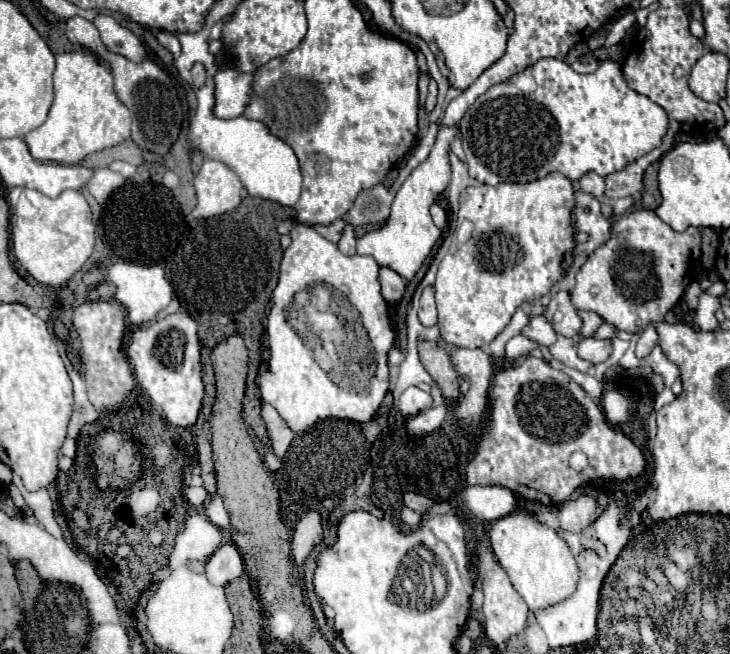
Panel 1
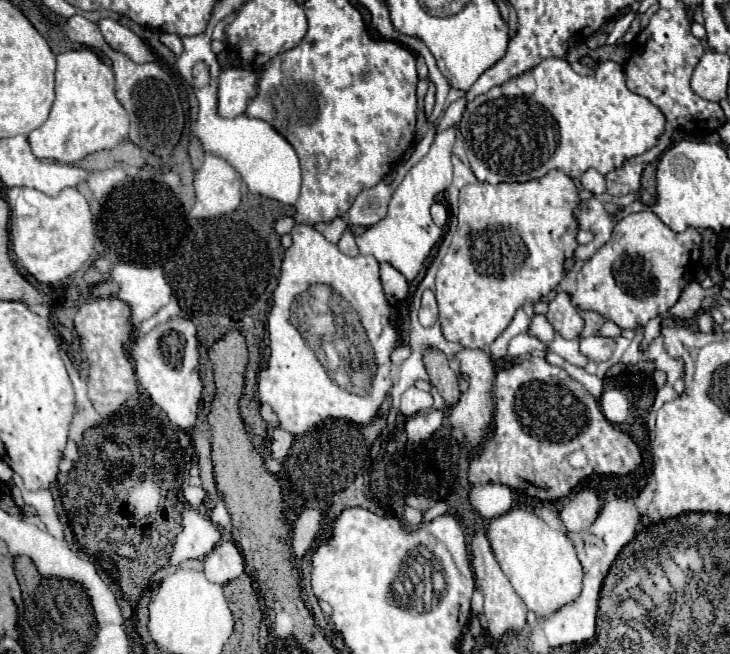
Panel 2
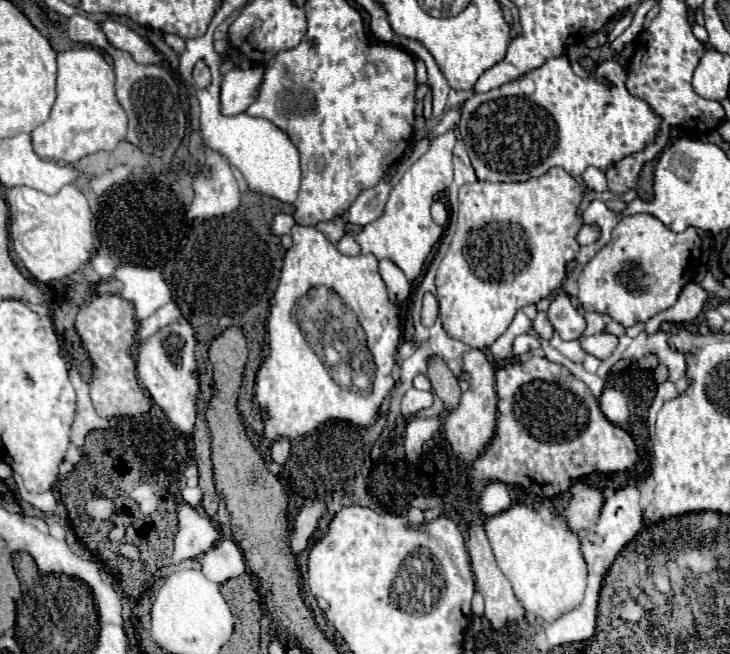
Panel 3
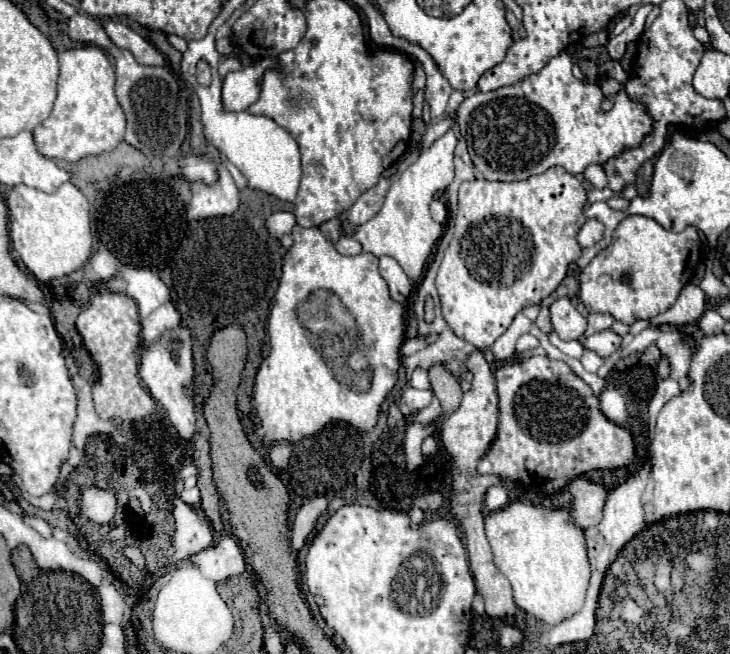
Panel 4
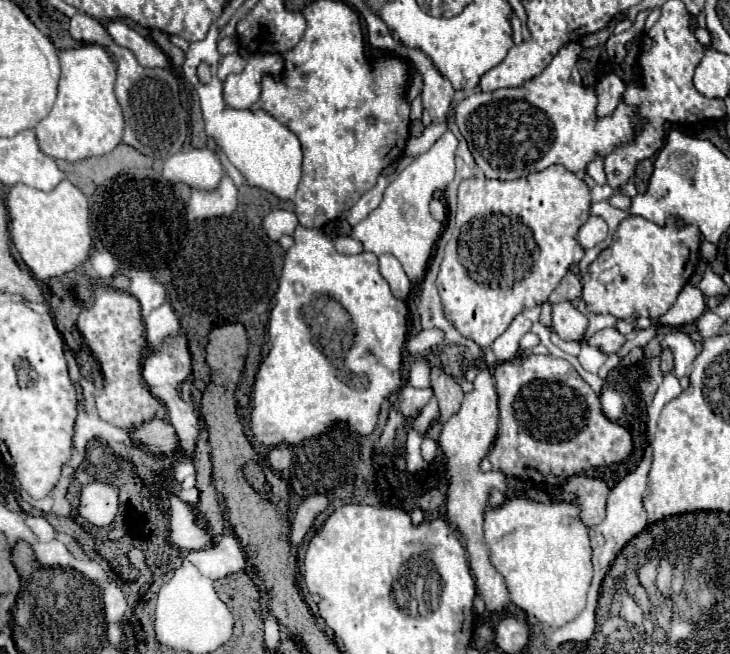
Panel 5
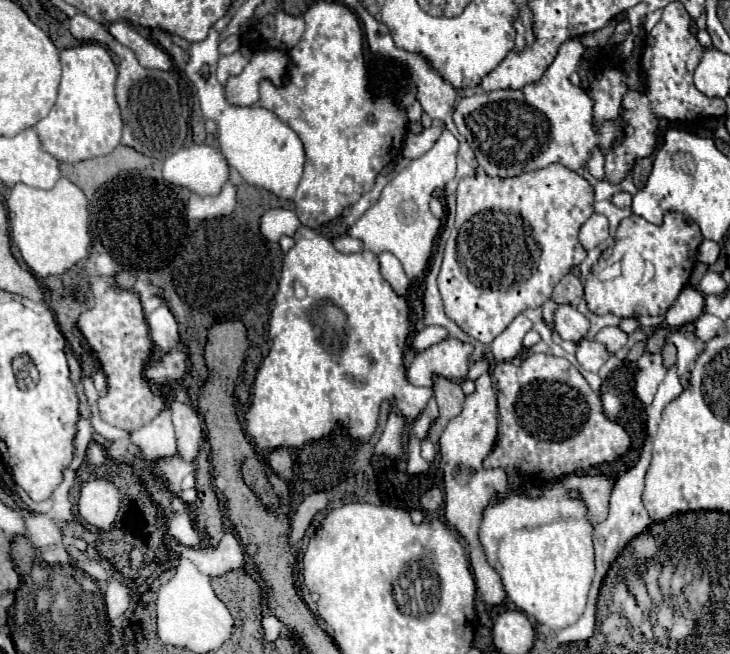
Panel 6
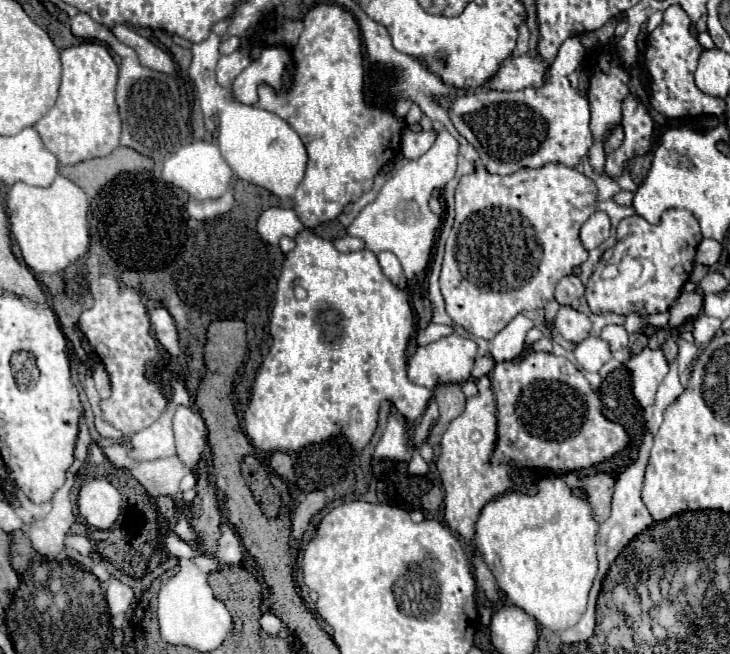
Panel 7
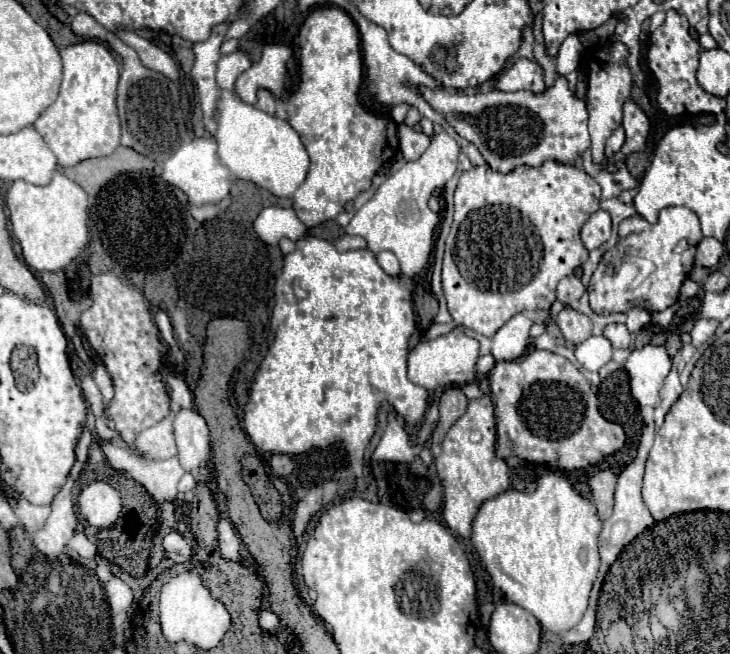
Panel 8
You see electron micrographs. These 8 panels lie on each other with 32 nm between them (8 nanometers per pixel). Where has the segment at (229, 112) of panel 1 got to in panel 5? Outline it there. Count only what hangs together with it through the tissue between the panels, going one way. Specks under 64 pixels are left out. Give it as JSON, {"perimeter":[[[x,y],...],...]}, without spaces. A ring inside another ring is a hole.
{"perimeter":[[[256,54],[248,60],[246,68],[238,74],[230,74],[224,80],[224,102],[230,108],[244,110],[250,108],[260,96],[260,80],[270,70],[278,76],[284,66],[280,54]]]}

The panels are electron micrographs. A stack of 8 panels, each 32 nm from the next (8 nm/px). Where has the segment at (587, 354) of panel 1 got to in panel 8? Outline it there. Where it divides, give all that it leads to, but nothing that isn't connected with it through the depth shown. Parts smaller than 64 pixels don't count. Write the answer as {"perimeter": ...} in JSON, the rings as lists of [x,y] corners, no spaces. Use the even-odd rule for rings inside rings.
{"perimeter":[[[610,324],[604,328],[604,338],[610,340],[612,348],[630,348],[632,346],[632,334],[624,324]]]}

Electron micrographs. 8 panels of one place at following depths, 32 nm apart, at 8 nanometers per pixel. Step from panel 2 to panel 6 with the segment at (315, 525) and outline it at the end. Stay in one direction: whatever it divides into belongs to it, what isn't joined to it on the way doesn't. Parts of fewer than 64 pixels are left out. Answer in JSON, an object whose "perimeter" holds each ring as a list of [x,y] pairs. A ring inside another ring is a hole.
{"perimeter":[[[316,492],[308,498],[304,498],[304,502],[298,506],[294,520],[292,520],[292,532],[290,532],[290,540],[292,542],[300,542],[302,536],[306,534],[312,518],[322,512],[328,506],[328,496],[324,492]]]}

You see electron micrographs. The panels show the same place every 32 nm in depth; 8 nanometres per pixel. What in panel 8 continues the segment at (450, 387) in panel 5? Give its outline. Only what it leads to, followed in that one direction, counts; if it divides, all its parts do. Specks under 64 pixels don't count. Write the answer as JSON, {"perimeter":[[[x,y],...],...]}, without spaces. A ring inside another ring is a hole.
{"perimeter":[[[446,388],[440,392],[438,398],[438,406],[440,406],[440,420],[432,432],[432,444],[440,444],[440,440],[444,438],[444,432],[448,432],[450,424],[454,424],[468,406],[468,398],[464,396],[464,392],[460,388]]]}

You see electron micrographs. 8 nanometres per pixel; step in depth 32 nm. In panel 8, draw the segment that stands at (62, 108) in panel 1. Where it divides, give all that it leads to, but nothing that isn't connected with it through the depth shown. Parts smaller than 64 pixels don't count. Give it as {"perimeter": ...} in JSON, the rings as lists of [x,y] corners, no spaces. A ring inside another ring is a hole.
{"perimeter":[[[84,40],[60,50],[64,74],[56,102],[34,122],[34,128],[56,154],[60,166],[74,166],[88,158],[110,156],[120,146],[120,120],[116,112],[118,64],[108,46]]]}

